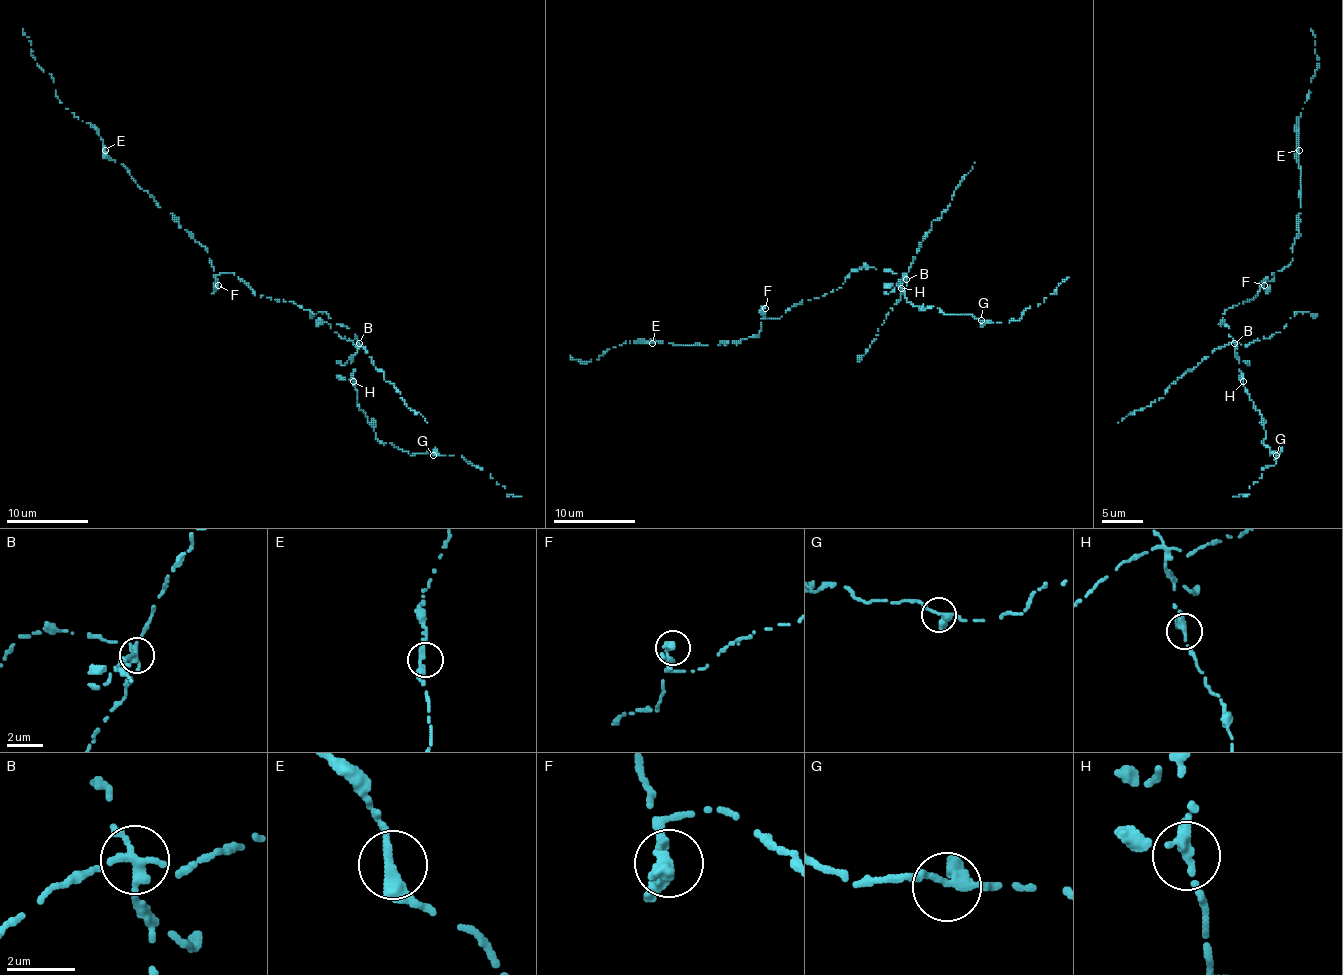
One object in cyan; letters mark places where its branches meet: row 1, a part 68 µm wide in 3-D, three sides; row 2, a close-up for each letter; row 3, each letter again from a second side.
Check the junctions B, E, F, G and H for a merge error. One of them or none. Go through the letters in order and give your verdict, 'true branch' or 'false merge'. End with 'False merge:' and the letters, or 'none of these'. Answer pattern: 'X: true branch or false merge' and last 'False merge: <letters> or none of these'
B: false merge
E: true branch
F: true branch
G: true branch
H: true branch
False merge: B

